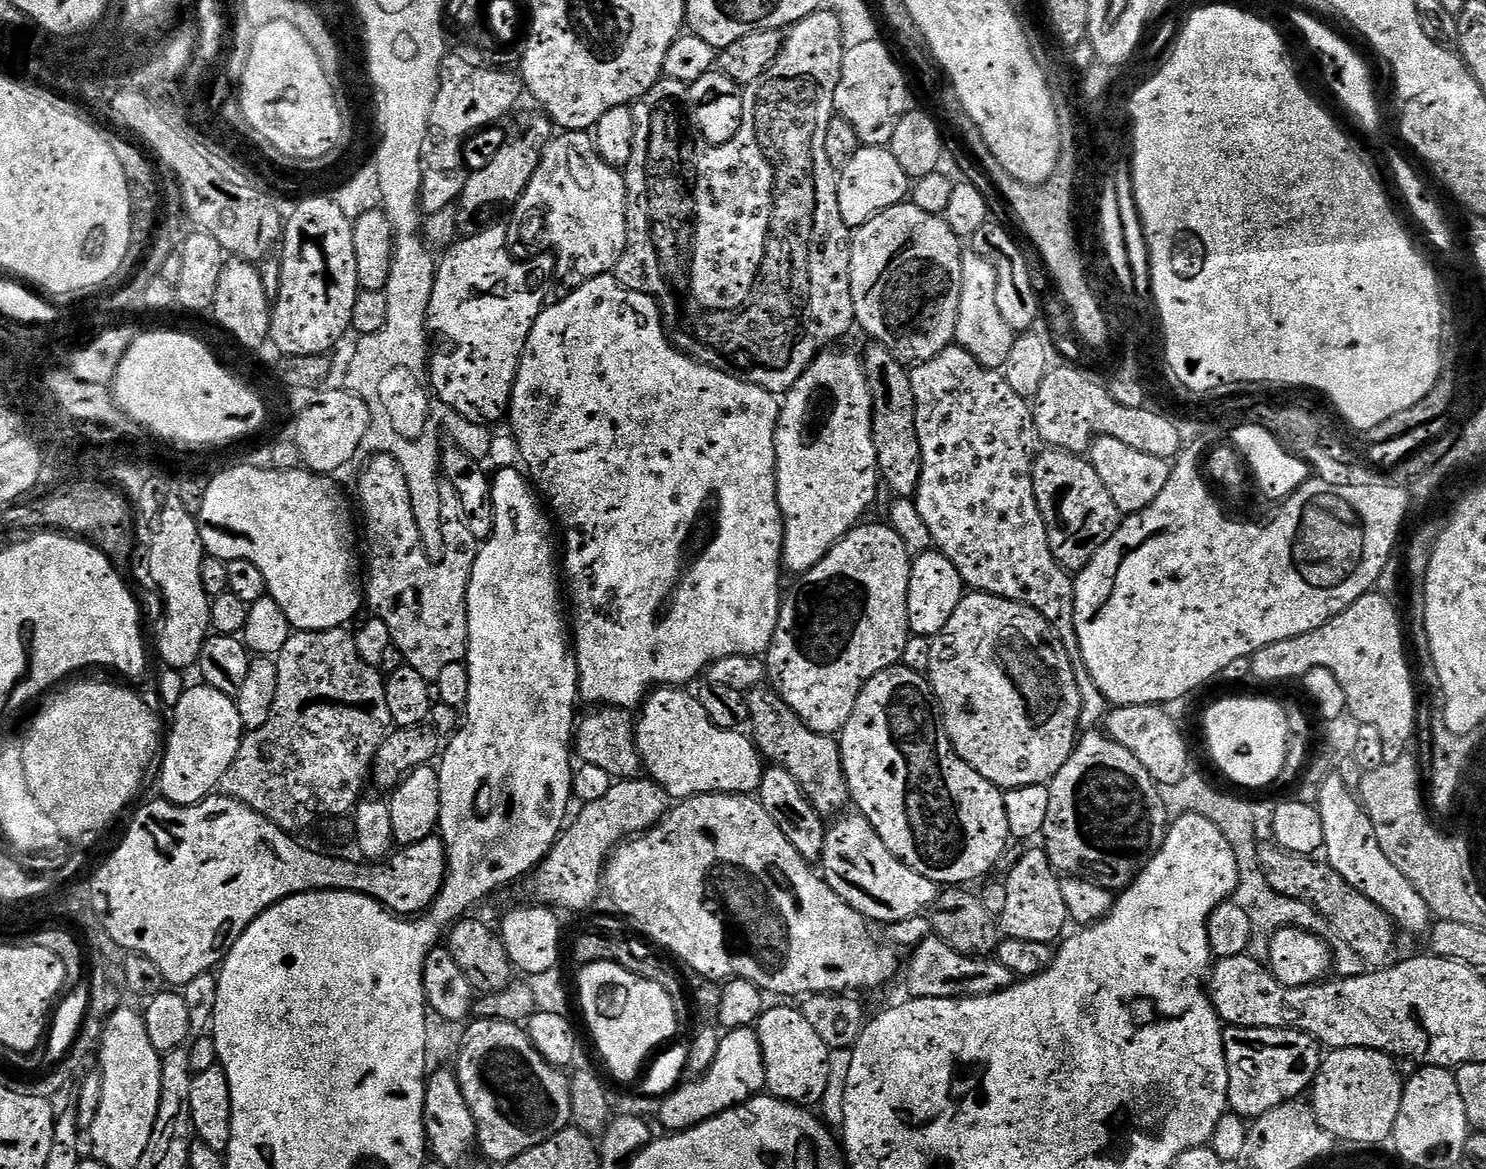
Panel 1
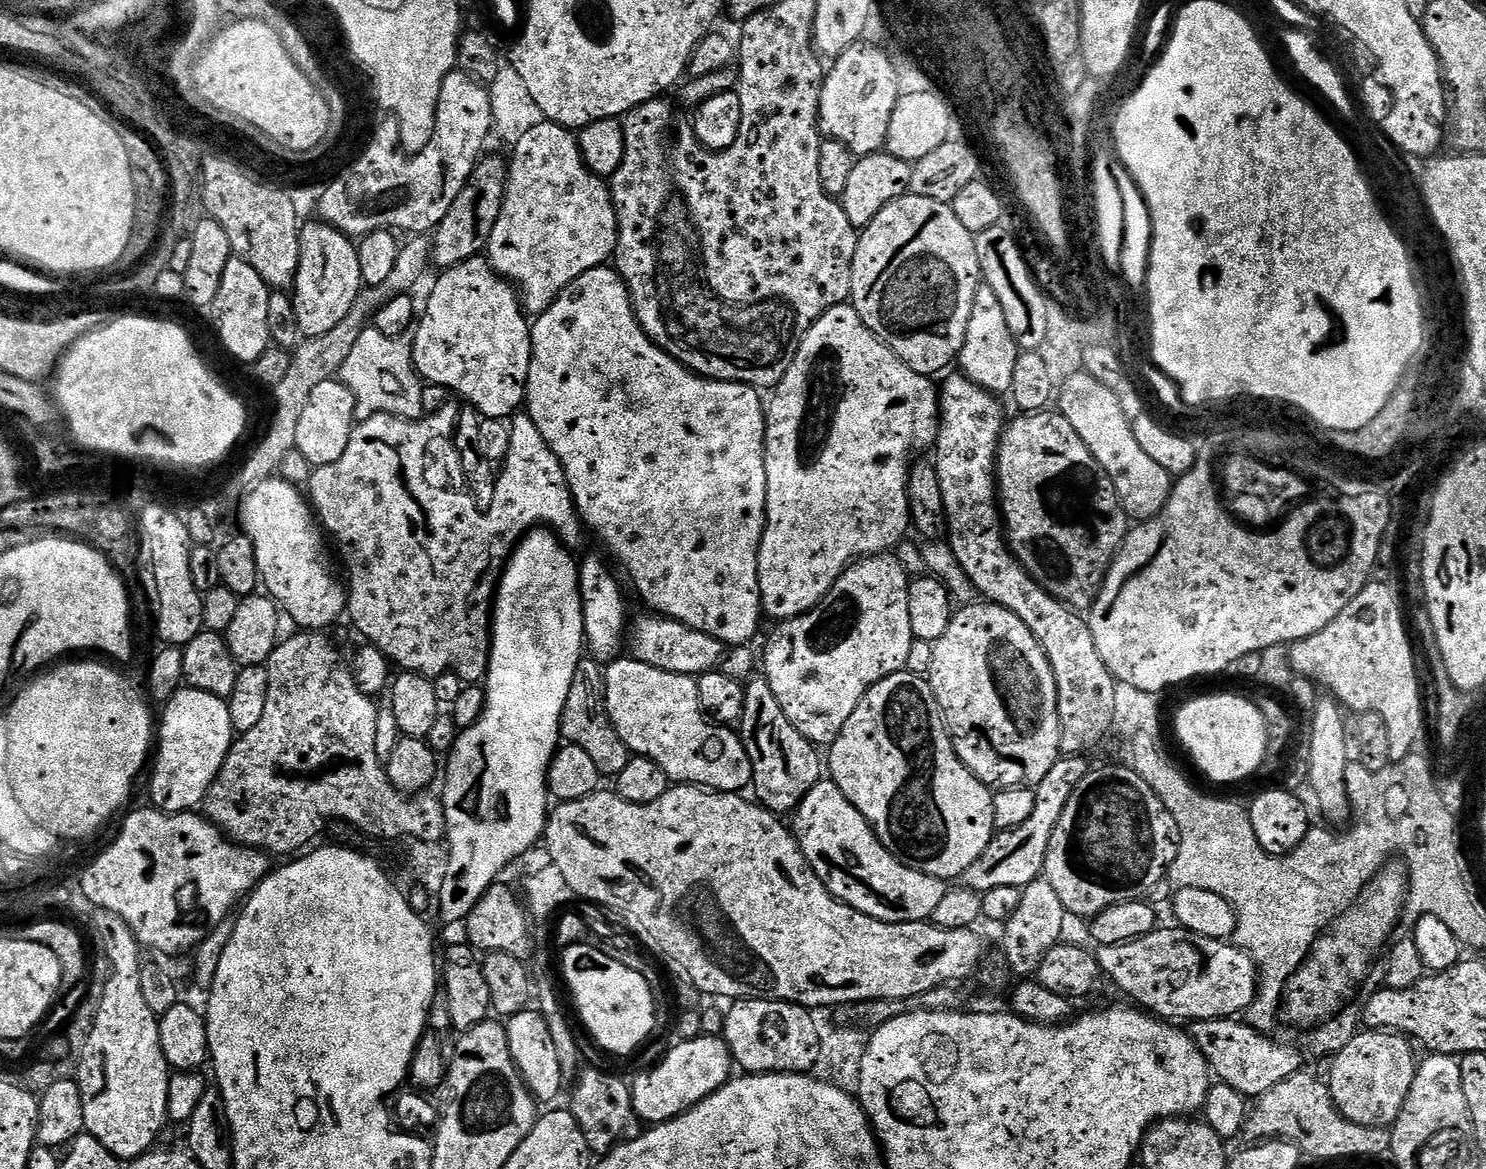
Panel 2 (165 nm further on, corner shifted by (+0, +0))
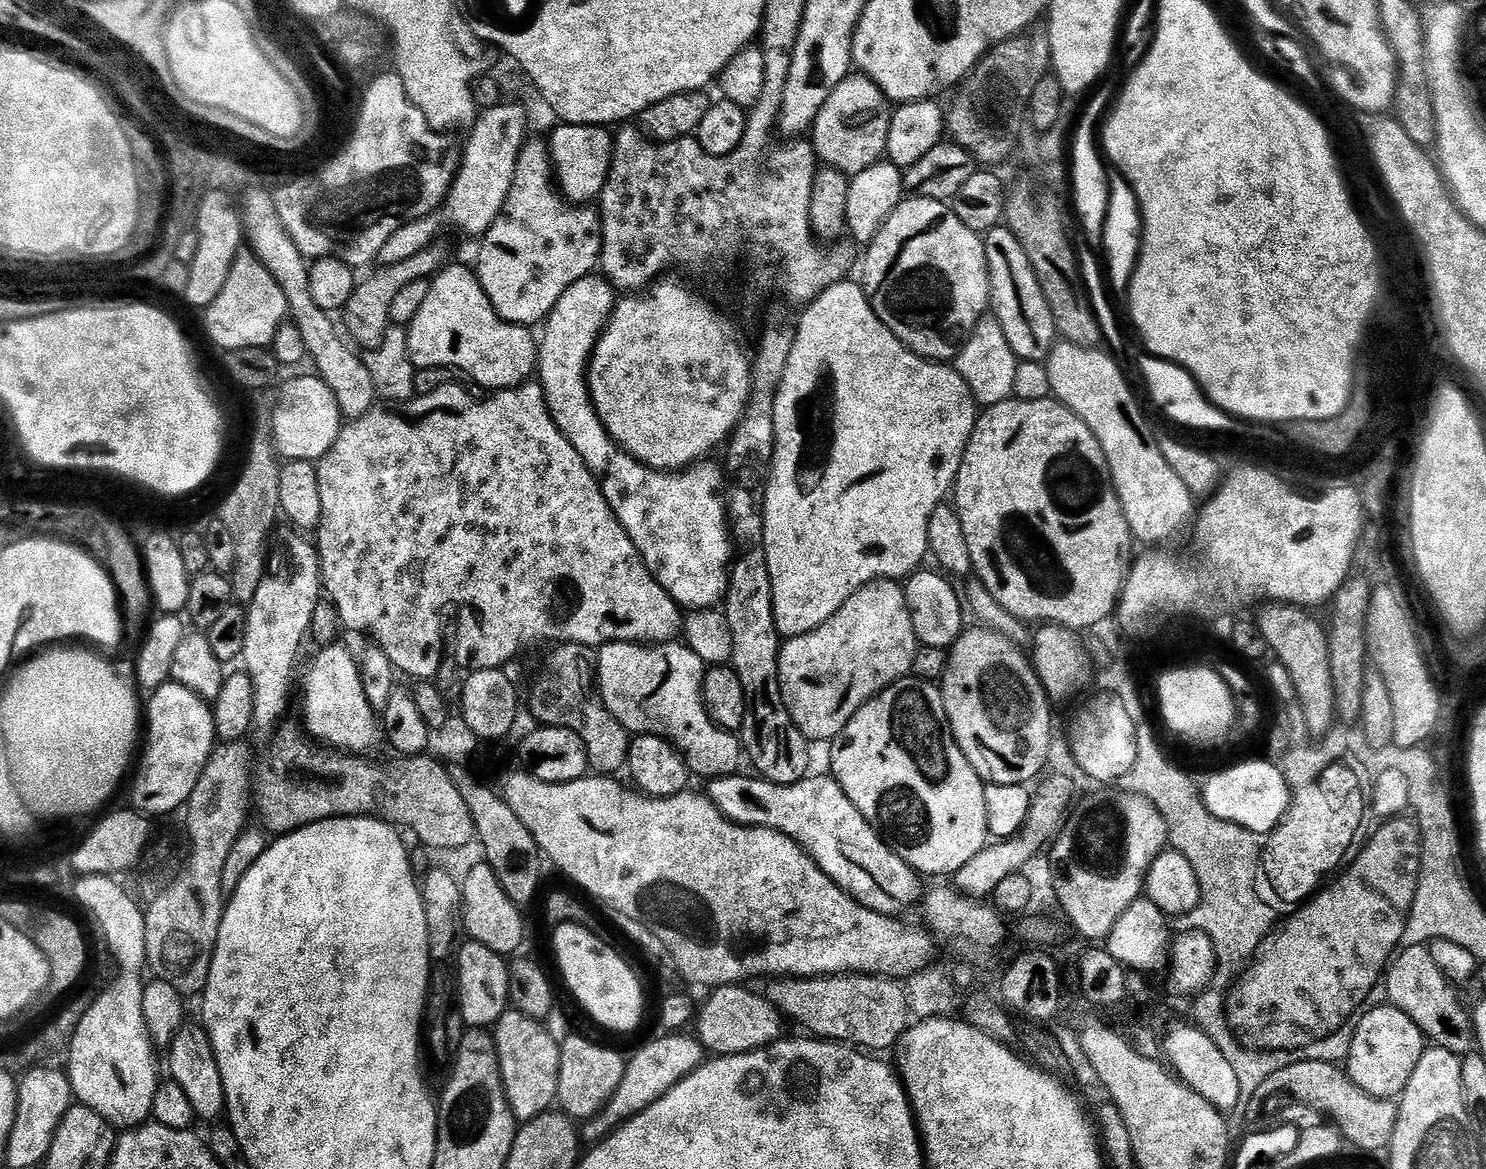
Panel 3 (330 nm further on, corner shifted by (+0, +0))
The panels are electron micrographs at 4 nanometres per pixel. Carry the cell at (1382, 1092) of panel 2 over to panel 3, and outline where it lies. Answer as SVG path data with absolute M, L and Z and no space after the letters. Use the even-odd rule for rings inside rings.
M1389 1003L1380 1008L1368 1008L1359 1017L1356 1033L1350 1043L1346 1059L1348 1077L1362 1090L1366 1090L1366 1094L1379 1100L1399 1097L1410 1082L1410 1074L1414 1074L1414 1066L1418 1066L1425 1047L1424 1032L1418 1030L1418 1026L1409 1016L1402 1014L1402 1010L1393 1008Z

